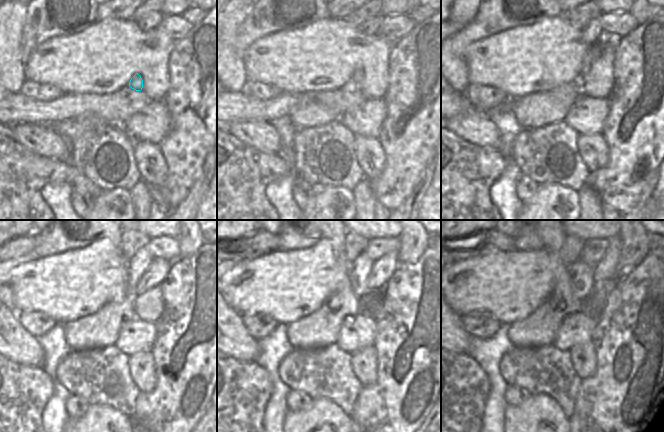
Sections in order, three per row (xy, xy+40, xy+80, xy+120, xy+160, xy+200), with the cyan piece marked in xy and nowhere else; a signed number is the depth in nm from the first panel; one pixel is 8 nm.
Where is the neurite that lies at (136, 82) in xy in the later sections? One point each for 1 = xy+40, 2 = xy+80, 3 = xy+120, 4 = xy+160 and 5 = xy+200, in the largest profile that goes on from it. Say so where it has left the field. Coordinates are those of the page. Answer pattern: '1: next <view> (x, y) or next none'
1: next xy+40 (357, 80)
2: next xy+80 (593, 52)
3: next xy+120 (157, 271)
4: next xy+160 (382, 269)
5: next xy+200 (606, 268)

